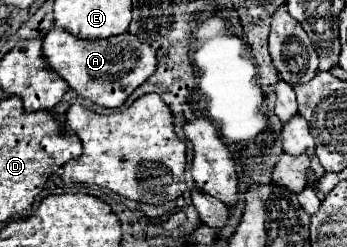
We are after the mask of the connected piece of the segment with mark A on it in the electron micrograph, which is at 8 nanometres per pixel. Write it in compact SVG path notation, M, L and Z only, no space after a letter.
M52 27L44 37L44 59L68 85L86 101L102 107L120 107L128 95L138 89L158 67L156 51L146 41L140 41L132 33L122 33L108 39L78 39L64 33L60 27Z

